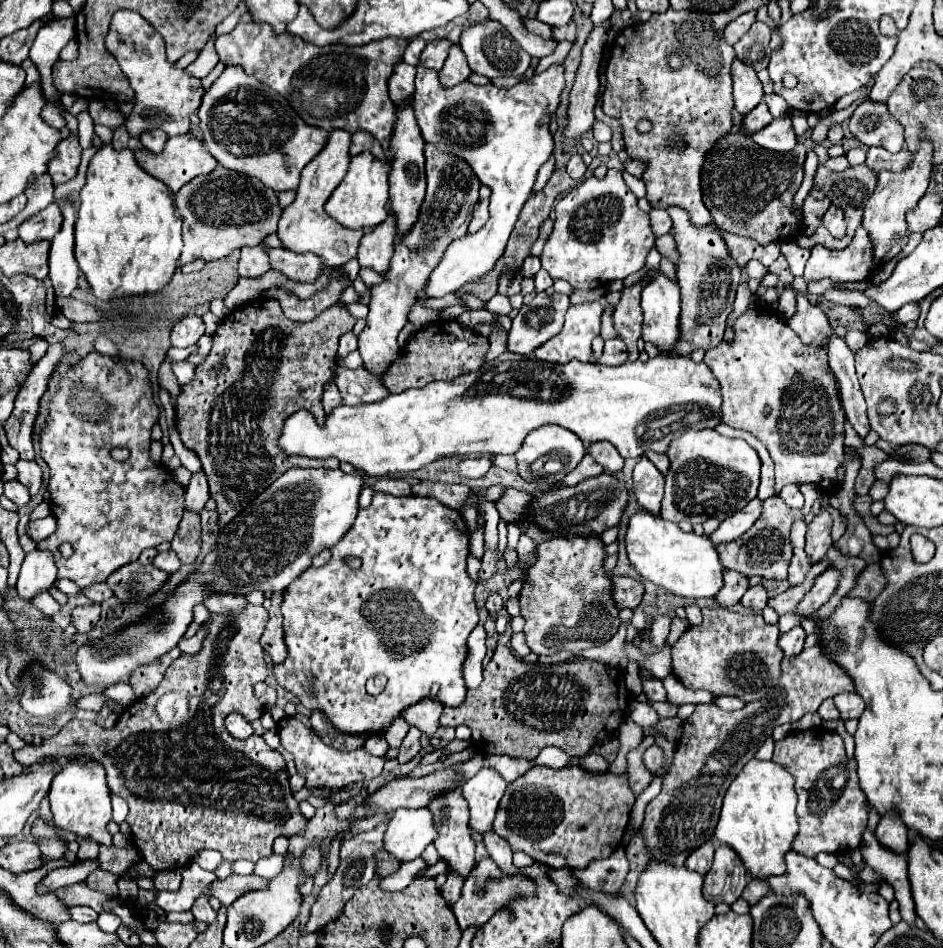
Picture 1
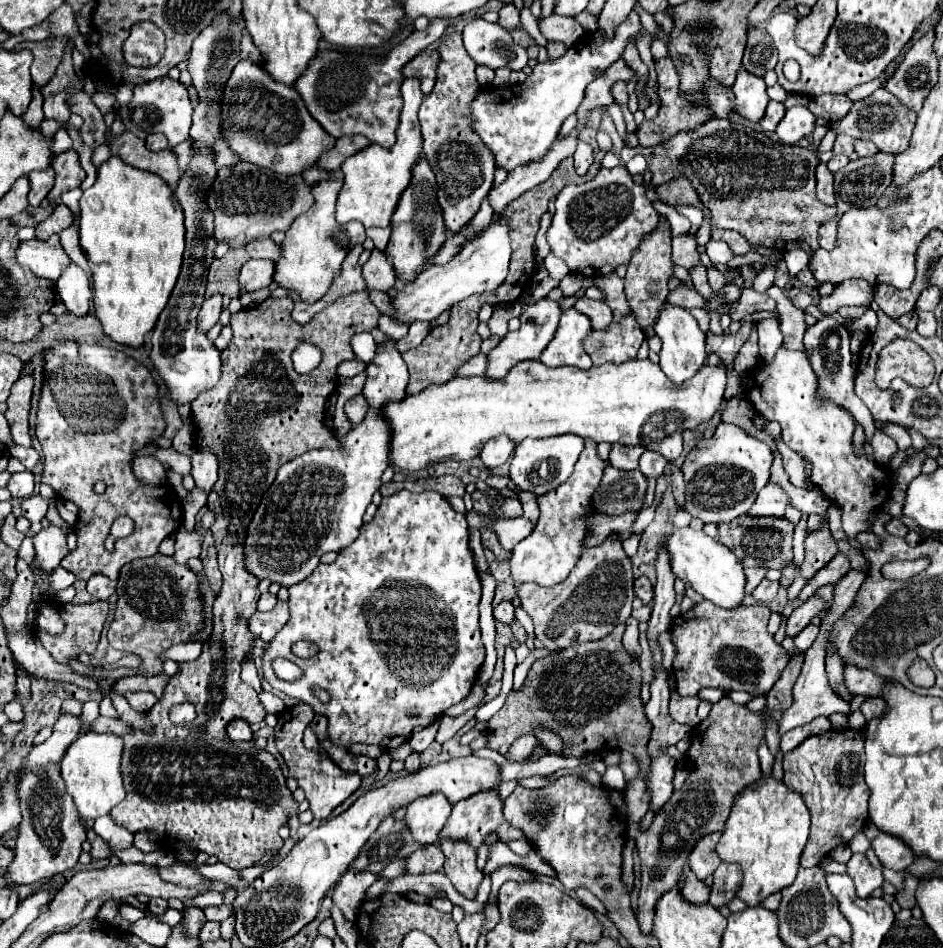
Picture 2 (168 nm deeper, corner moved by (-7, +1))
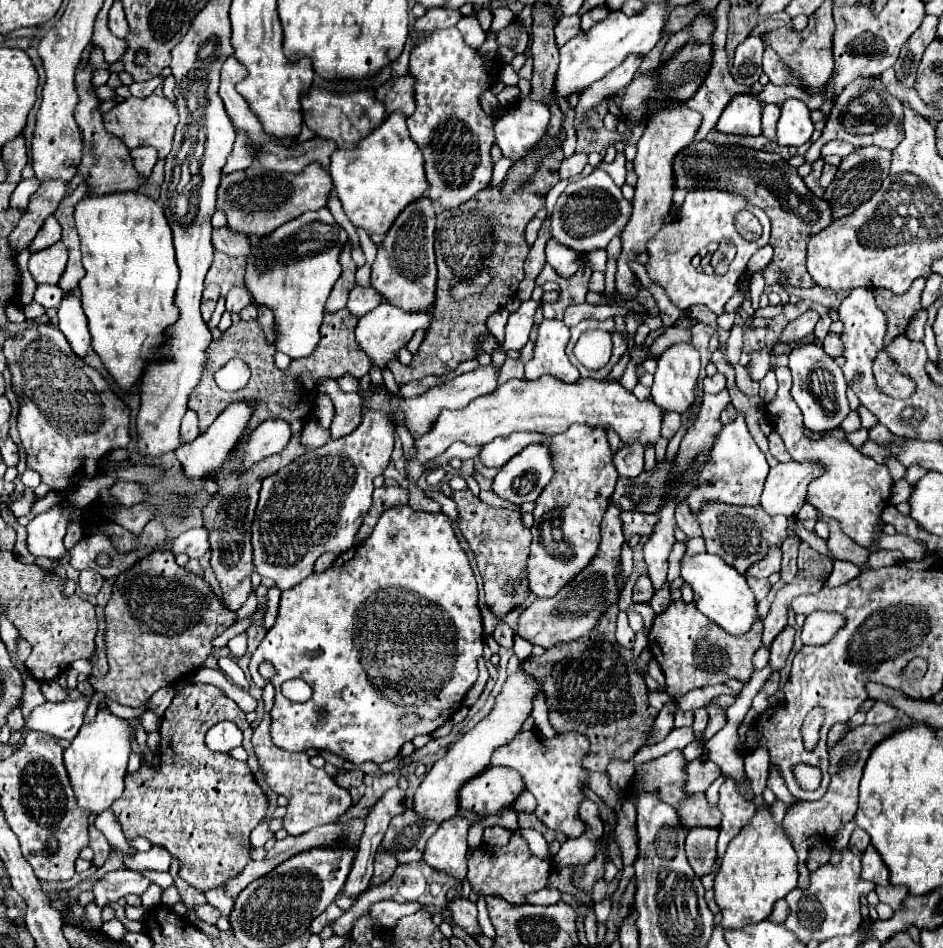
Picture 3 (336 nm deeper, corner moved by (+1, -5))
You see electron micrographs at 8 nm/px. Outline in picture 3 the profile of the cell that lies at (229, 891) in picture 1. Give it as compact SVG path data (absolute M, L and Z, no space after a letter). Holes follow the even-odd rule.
M113 870L107 872L93 888L95 894L95 904L105 908L115 904L125 894L143 894L151 886L151 880L147 880L141 872L135 870Z

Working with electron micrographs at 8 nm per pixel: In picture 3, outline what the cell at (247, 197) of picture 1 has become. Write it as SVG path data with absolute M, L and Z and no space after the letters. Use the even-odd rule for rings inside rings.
M317 164L307 166L301 174L279 174L261 168L249 166L247 170L225 174L217 190L217 210L225 212L227 224L233 232L245 232L251 236L267 236L281 224L301 216L307 210L321 210L327 204L331 186L329 172L321 170Z

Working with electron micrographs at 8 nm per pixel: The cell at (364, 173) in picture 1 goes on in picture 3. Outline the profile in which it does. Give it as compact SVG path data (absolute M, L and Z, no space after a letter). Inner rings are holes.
M395 110L373 134L369 134L369 138L361 140L357 150L333 152L329 174L337 196L347 218L357 228L367 230L367 234L385 234L409 202L427 194L423 154L409 136L405 120L405 114Z

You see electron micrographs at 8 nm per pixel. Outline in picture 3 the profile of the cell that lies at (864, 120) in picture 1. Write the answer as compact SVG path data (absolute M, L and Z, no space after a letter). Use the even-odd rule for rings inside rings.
M869 78L861 82L851 82L839 96L835 106L831 108L827 126L823 128L823 134L817 142L811 144L811 148L805 152L807 162L815 162L821 154L823 144L829 140L845 140L857 148L863 146L877 146L885 150L893 150L901 140L903 140L903 104L887 94L879 78Z

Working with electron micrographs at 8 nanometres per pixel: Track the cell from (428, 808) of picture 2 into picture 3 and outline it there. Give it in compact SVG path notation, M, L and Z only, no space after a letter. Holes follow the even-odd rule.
M515 672L513 676L507 678L507 682L503 684L501 694L497 696L493 712L489 716L485 716L473 730L463 734L449 748L449 752L441 760L437 760L433 764L433 768L427 772L425 780L421 782L421 786L415 792L415 798L413 798L413 812L419 818L441 824L443 820L447 820L447 818L451 818L453 814L459 812L457 790L469 778L473 778L473 774L479 774L481 770L485 770L489 766L489 758L491 758L495 748L499 748L505 742L513 740L513 736L521 730L525 718L531 714L531 700L533 700L535 692L539 692L537 682L533 678L523 676L521 672Z

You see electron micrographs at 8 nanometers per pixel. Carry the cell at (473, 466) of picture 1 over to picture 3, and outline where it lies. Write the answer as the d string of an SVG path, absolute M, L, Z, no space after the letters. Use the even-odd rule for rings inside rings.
M509 434L505 438L495 438L493 442L485 444L479 452L479 460L487 468L501 468L509 462L515 454L519 454L525 446L533 442L543 442L541 434Z

